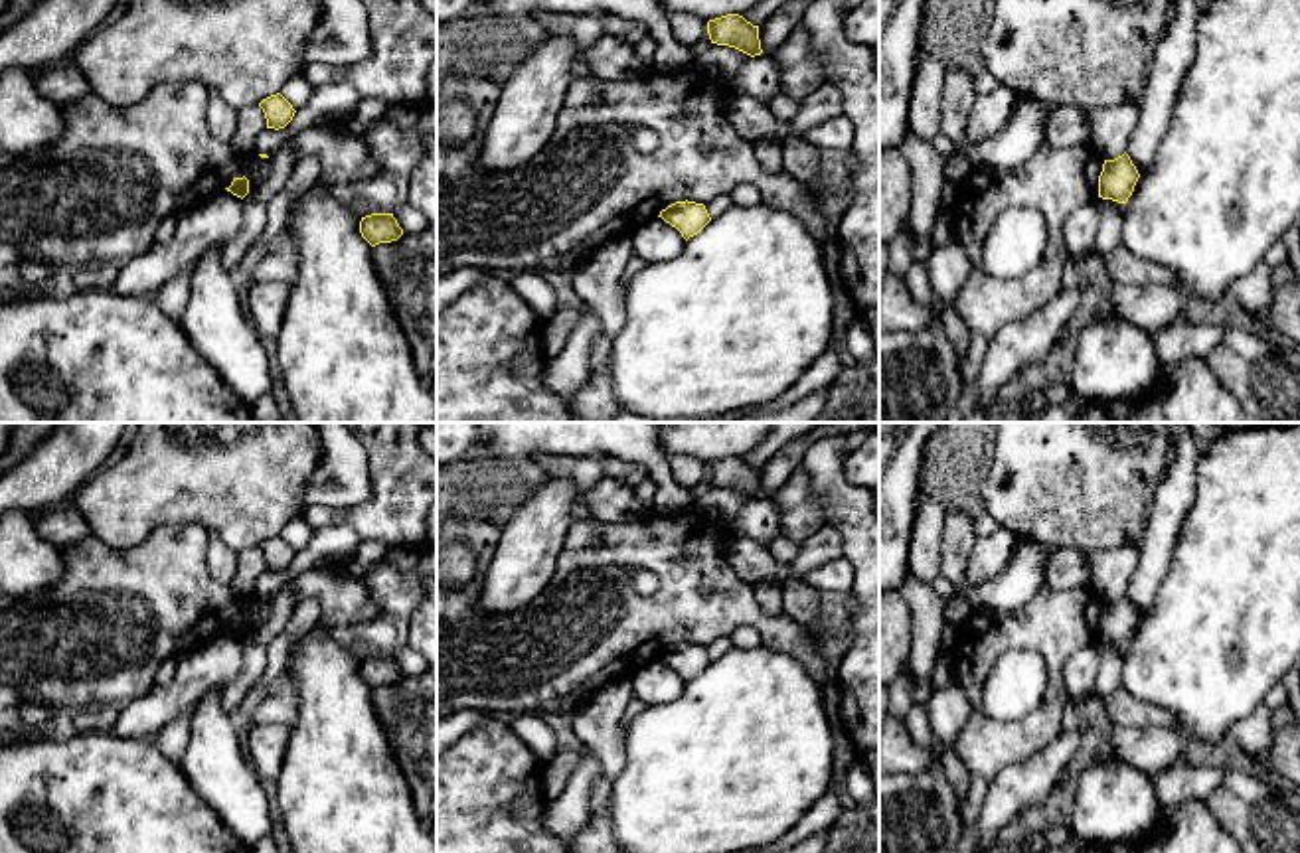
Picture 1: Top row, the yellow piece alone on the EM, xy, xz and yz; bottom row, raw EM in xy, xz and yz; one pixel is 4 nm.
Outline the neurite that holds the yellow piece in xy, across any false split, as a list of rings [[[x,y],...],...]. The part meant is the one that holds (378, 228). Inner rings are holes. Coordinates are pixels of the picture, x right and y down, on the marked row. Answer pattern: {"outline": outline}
{"outline": [[[371,213],[362,217],[360,233],[371,247],[375,247],[379,243],[397,241],[403,235],[403,229],[393,213]]]}

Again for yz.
{"outline": [[[1126,152],[1114,160],[1104,160],[1098,176],[1098,197],[1126,203],[1138,178],[1140,174]]]}

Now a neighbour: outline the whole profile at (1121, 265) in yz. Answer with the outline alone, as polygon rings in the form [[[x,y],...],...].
[[[1122,243],[1104,259],[1102,271],[1118,284],[1166,284],[1176,286],[1174,274],[1148,261],[1134,257]]]

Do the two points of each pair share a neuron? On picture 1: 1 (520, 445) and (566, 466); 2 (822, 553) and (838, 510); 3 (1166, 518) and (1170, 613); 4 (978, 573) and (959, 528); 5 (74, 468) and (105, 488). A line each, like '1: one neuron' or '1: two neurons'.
1: two neurons
2: two neurons
3: two neurons
4: two neurons
5: two neurons

